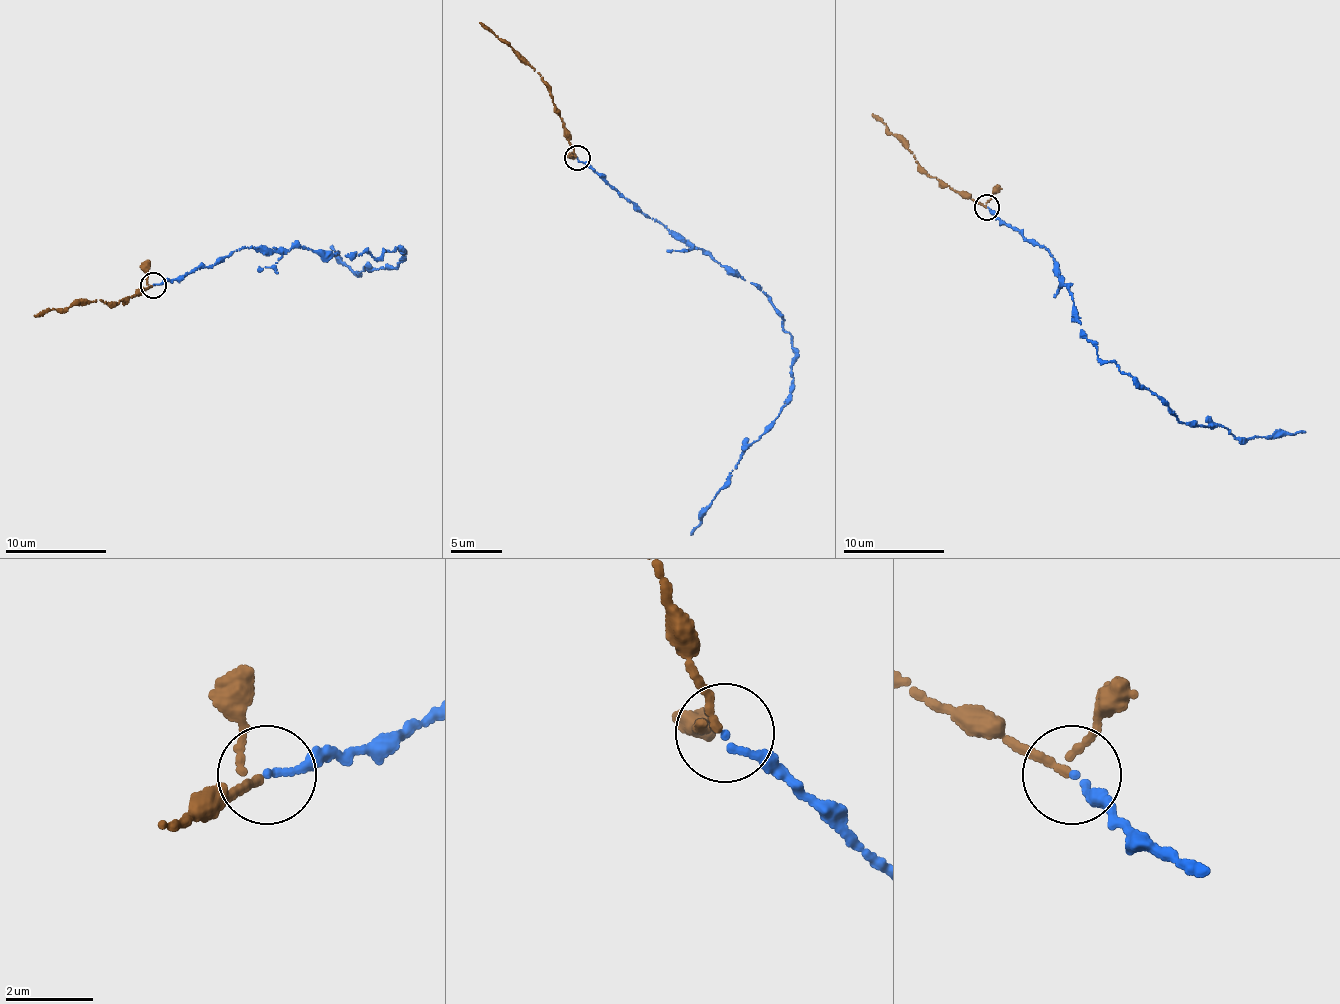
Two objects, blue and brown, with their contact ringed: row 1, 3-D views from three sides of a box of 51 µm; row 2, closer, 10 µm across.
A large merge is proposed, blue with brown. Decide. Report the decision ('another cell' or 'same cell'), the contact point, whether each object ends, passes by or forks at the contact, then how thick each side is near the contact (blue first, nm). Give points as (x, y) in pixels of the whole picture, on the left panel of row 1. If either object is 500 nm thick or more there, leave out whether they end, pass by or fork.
same cell; at (153, 285); blue ends there; brown passes by; 140 nm thick on the blue side, 170 nm on the other

